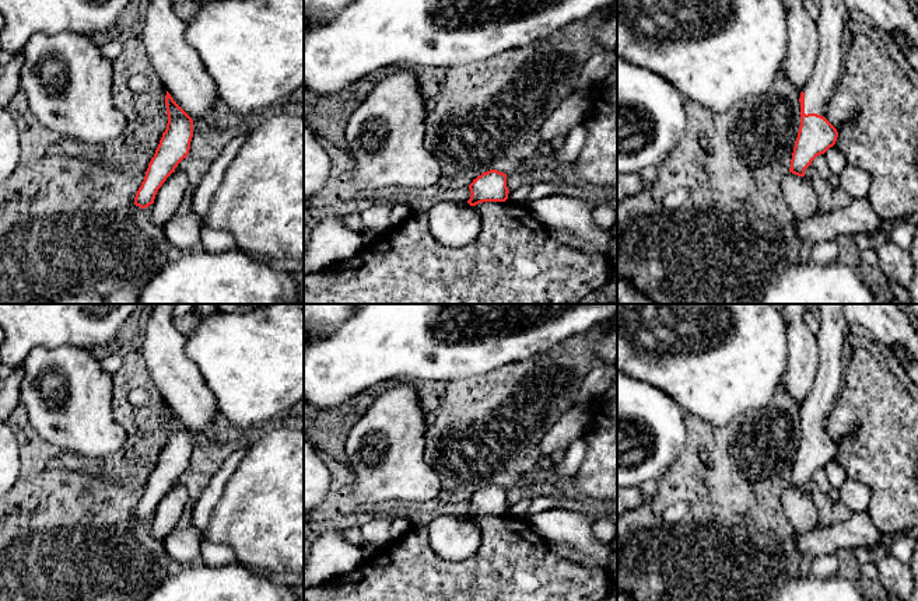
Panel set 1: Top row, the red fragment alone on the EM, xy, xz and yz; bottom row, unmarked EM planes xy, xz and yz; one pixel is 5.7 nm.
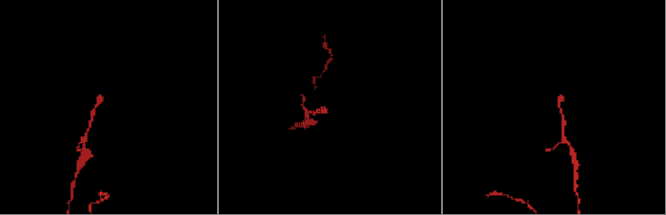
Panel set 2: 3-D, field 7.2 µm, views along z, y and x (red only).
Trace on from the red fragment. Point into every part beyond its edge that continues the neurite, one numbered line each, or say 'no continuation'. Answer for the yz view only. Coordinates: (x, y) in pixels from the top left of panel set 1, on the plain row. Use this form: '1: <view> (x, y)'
1: yz (833, 324)

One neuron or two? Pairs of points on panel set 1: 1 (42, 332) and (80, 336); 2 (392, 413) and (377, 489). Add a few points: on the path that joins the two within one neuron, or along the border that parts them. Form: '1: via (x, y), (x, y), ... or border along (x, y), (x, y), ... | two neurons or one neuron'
1: via (52, 332), (70, 332) | one neuron
2: via (393, 432), (389, 471) | one neuron

